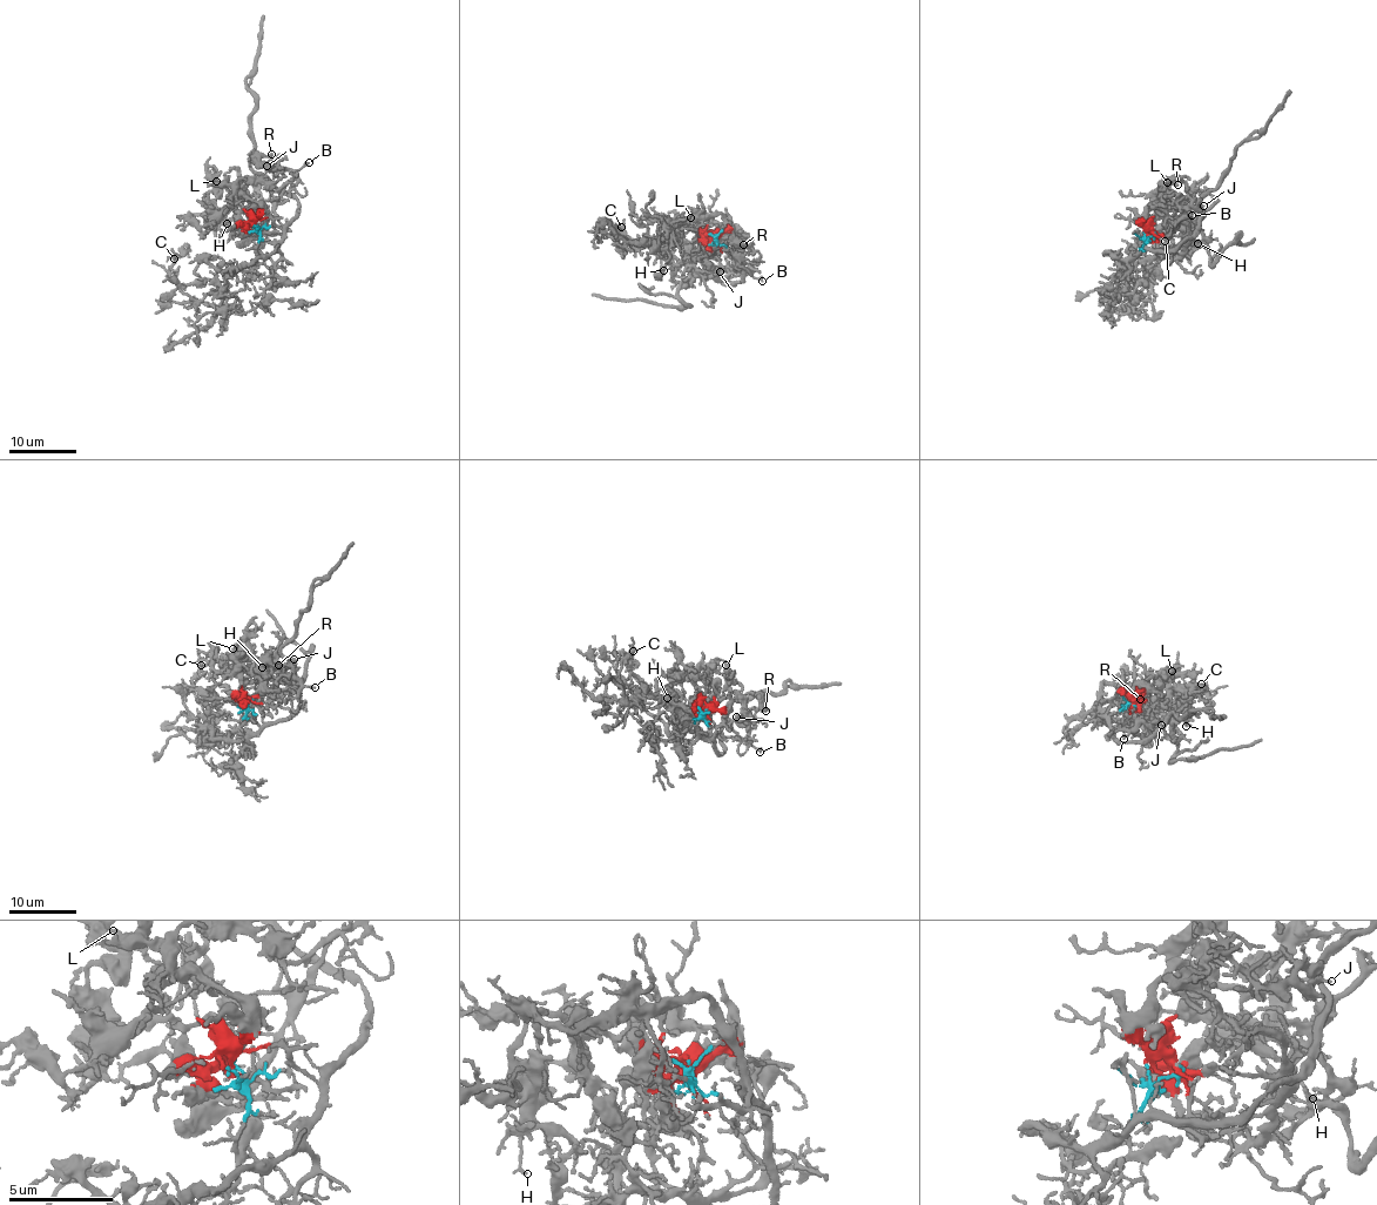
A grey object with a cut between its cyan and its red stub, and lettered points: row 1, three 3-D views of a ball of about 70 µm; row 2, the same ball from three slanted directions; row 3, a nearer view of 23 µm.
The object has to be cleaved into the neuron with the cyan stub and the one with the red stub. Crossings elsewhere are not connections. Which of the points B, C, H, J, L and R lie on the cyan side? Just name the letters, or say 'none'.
C

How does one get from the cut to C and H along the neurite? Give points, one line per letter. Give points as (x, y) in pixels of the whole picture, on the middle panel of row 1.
C: (715, 234), (708, 243), (697, 221), (679, 222), (657, 243), (645, 243), (618, 226), (612, 233), (622, 227)
H: (715, 236), (693, 244), (696, 275), (675, 274), (677, 257), (669, 255), (661, 262), (663, 271)

